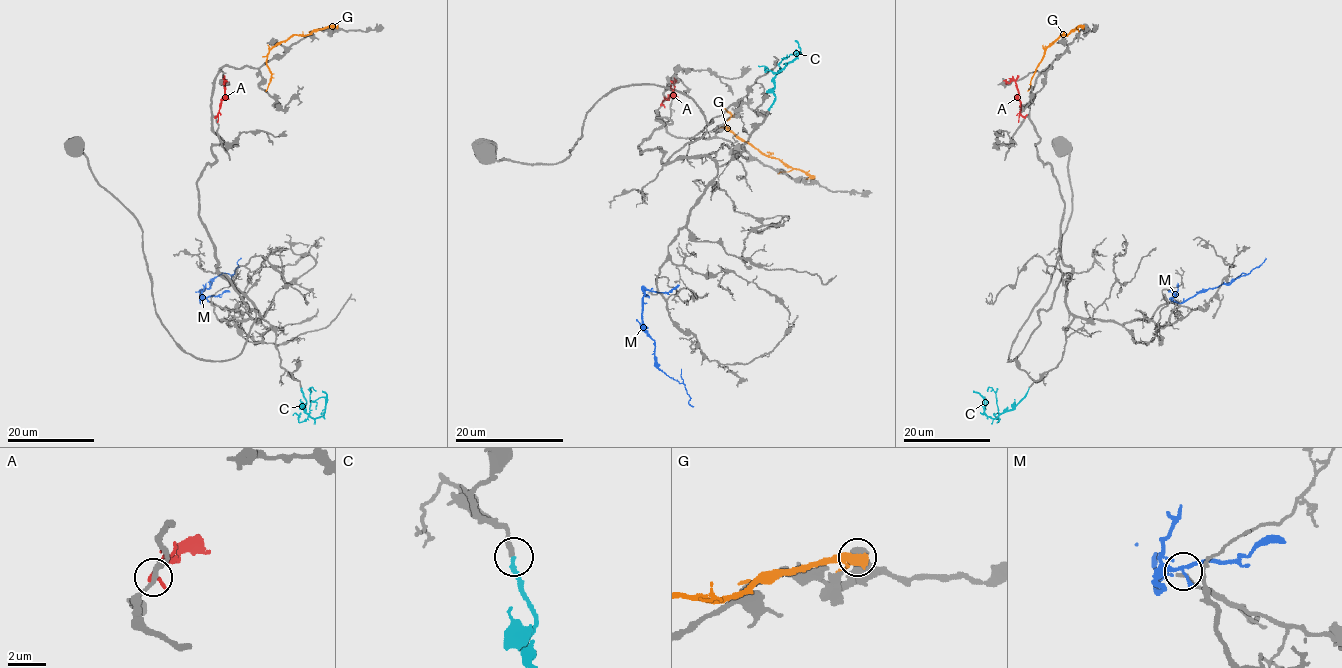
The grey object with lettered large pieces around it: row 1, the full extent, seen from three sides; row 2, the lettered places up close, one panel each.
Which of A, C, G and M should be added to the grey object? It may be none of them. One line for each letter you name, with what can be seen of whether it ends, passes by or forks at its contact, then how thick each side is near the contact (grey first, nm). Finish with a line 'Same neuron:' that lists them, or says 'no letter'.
C: it ends | 240/180 nm
Same neuron: C

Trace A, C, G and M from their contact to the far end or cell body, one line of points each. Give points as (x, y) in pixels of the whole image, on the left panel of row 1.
A: (215, 117), (224, 96), (225, 80)
C: (301, 388), (305, 412), (314, 418), (325, 411), (325, 399), (315, 401), (316, 409)
G: (336, 26), (314, 29), (307, 35), (293, 35), (278, 42), (266, 59), (271, 78), (265, 91)
M: (206, 298), (201, 302), (200, 293), (210, 288), (210, 282), (223, 273), (231, 275), (241, 257)

